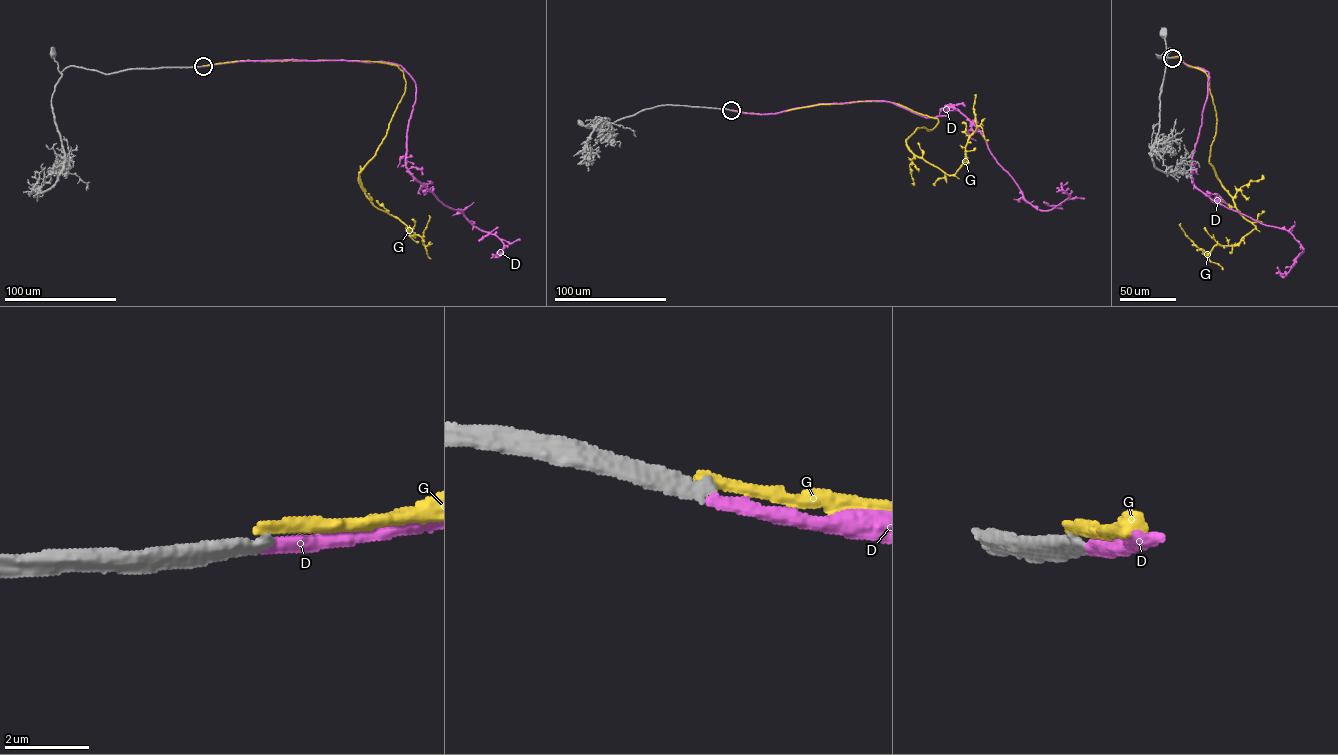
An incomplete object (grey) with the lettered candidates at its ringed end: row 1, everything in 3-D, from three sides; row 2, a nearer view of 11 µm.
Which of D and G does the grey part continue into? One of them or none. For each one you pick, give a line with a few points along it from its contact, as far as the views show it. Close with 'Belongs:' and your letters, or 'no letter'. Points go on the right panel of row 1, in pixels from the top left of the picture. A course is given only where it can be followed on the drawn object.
D: Its course: (1172, 58), (1209, 73), (1193, 183), (1226, 207), (1289, 231), (1303, 251), (1284, 277), (1277, 267)
Belongs: D

